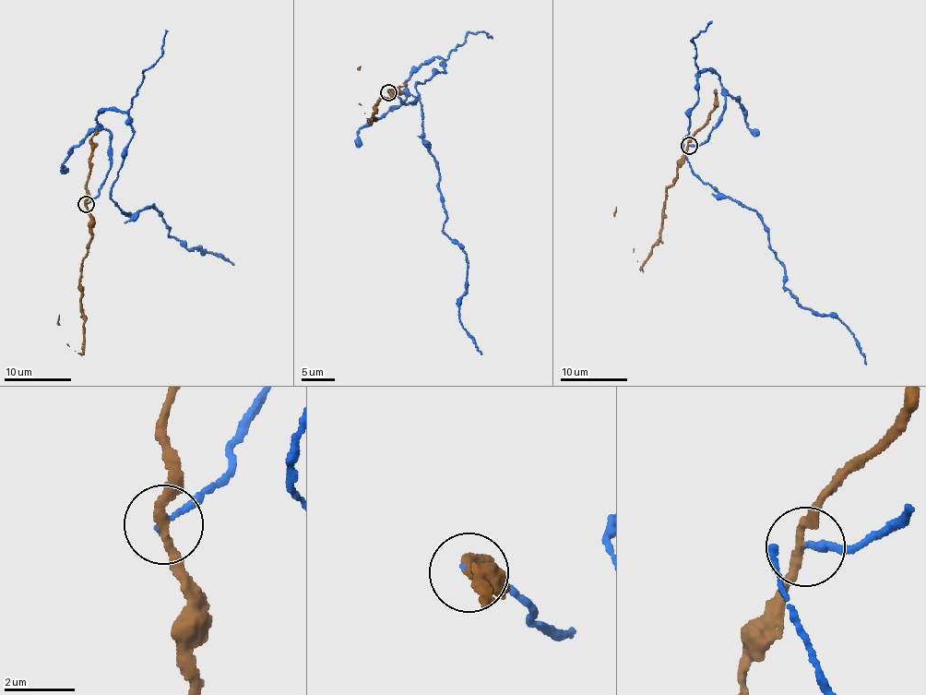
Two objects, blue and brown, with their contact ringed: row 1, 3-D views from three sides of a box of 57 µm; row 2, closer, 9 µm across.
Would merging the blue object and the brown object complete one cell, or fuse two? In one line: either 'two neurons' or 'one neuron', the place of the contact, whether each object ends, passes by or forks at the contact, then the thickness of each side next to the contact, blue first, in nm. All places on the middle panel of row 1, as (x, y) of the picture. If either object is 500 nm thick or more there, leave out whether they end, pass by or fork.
two neurons | (388, 92) | blue ends | brown passes by | 160/240 nm

